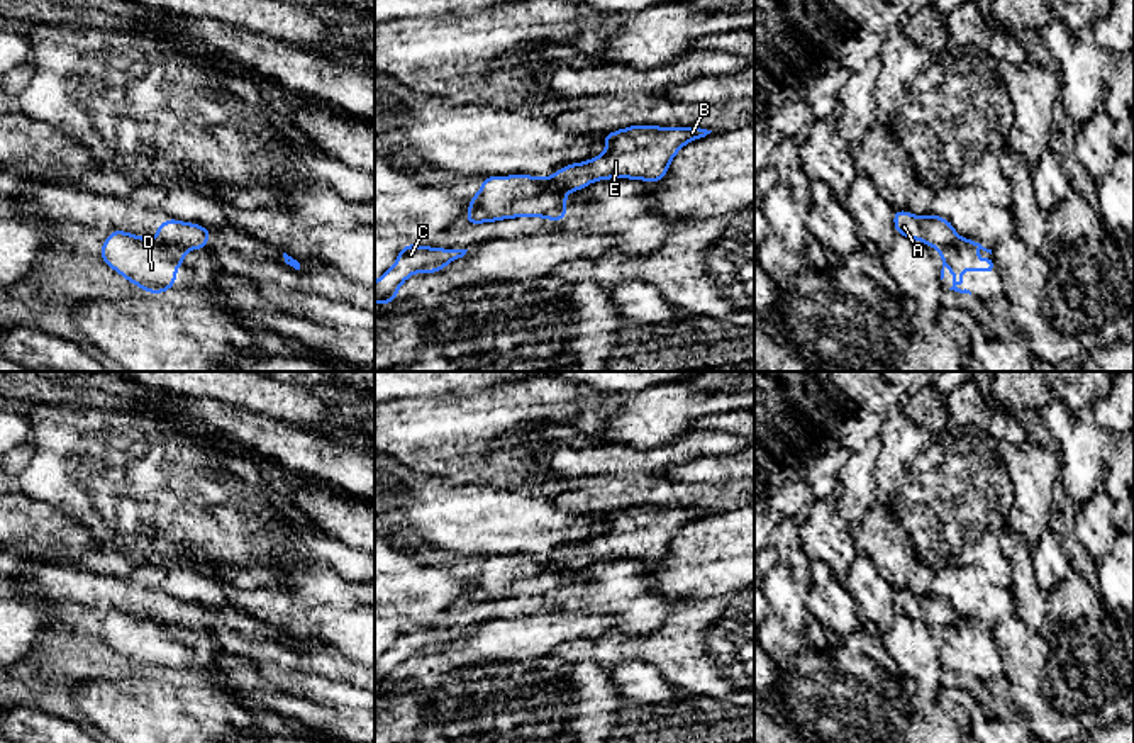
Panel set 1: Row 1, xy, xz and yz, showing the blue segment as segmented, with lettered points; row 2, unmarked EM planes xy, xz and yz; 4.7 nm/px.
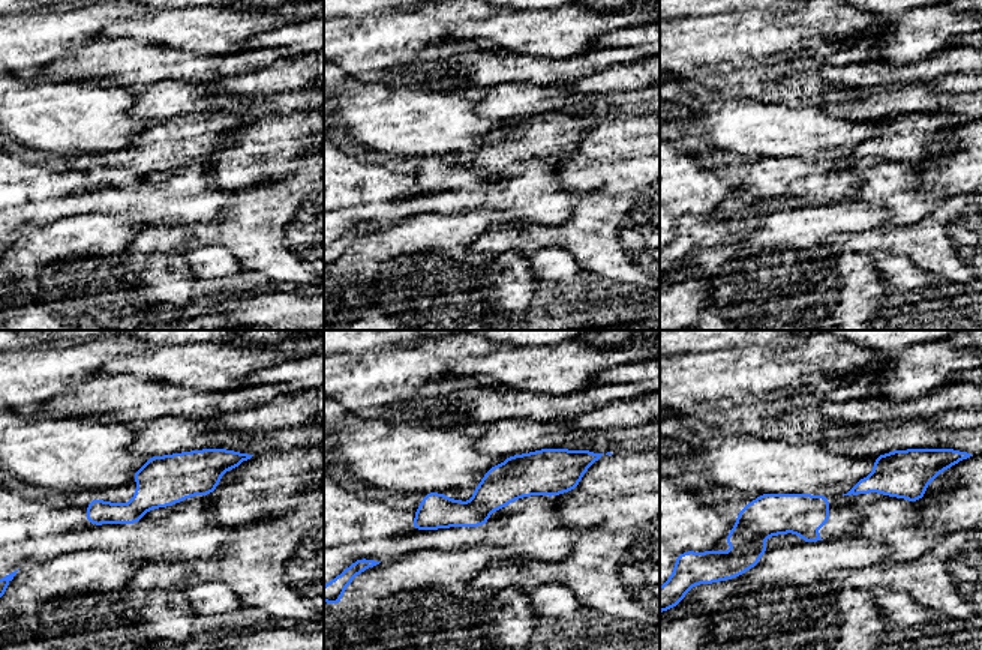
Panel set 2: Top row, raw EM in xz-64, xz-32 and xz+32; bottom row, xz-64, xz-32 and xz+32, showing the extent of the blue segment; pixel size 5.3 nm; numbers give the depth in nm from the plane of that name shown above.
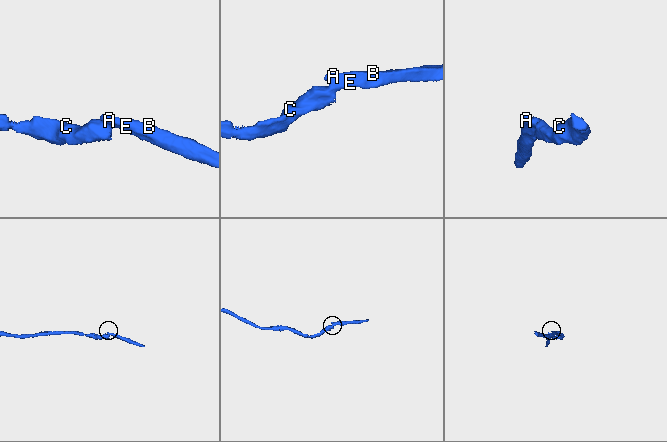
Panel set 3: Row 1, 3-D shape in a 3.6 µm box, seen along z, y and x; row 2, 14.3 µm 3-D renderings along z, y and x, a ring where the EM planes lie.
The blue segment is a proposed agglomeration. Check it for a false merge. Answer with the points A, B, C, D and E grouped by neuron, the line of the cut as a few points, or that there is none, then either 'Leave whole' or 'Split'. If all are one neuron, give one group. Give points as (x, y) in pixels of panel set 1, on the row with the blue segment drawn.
Groups: A B E / C D. Split along xy (161, 241), (180, 245), (185, 250). Split

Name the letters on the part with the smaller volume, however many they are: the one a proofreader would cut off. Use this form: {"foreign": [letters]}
{"foreign": ["A", "B", "E"]}

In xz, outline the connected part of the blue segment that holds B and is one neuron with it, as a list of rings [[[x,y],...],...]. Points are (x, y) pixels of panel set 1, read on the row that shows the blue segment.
[[[631,126],[600,137],[607,144],[603,154],[559,168],[546,180],[559,183],[564,192],[576,192],[592,182],[607,178],[658,183],[687,142],[702,139],[710,132],[700,126],[687,129]]]

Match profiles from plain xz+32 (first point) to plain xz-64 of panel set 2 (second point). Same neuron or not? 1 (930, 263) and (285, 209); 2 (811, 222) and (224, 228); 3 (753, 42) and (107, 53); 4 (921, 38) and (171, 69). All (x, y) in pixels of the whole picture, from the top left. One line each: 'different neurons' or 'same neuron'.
1: same neuron
2: different neurons
3: different neurons
4: different neurons

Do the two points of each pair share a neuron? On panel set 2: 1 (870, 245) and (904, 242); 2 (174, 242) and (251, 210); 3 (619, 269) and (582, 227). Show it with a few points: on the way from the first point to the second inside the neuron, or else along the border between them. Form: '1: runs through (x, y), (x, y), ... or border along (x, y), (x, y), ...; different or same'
1: runs through (879, 242), (895, 242); same
2: runs through (194, 236), (200, 233), (228, 233), (231, 230); same
3: runs through (607, 266), (586, 245), (585, 239); same

